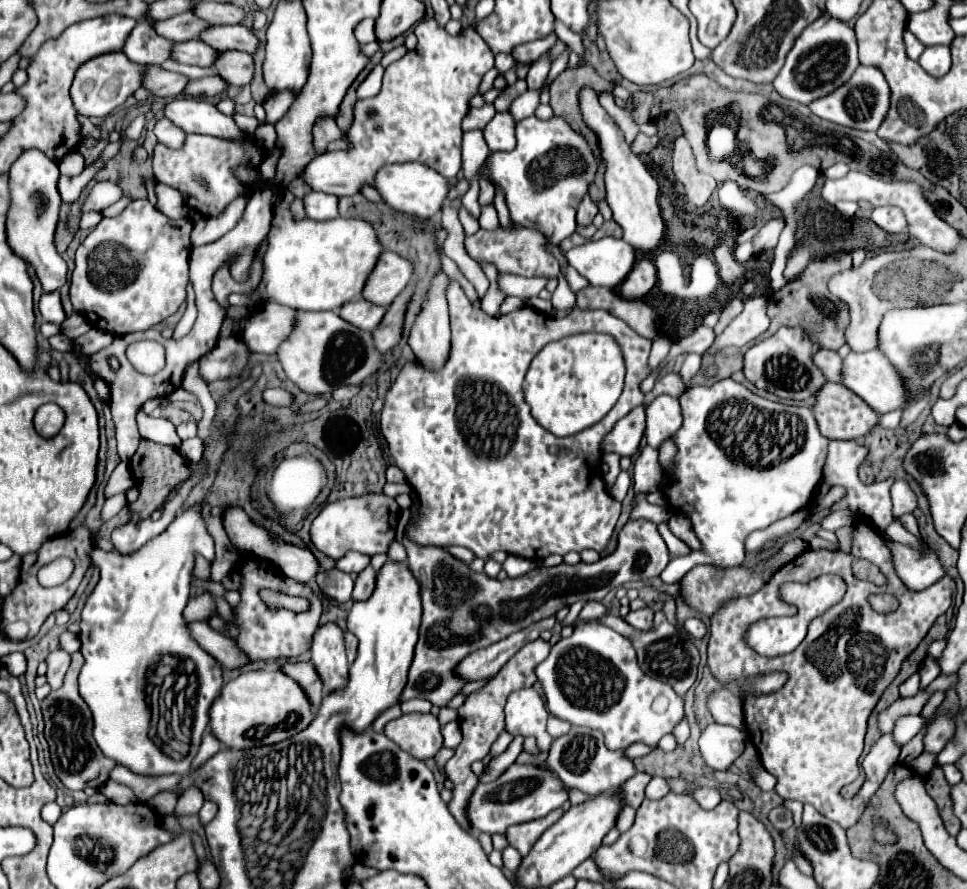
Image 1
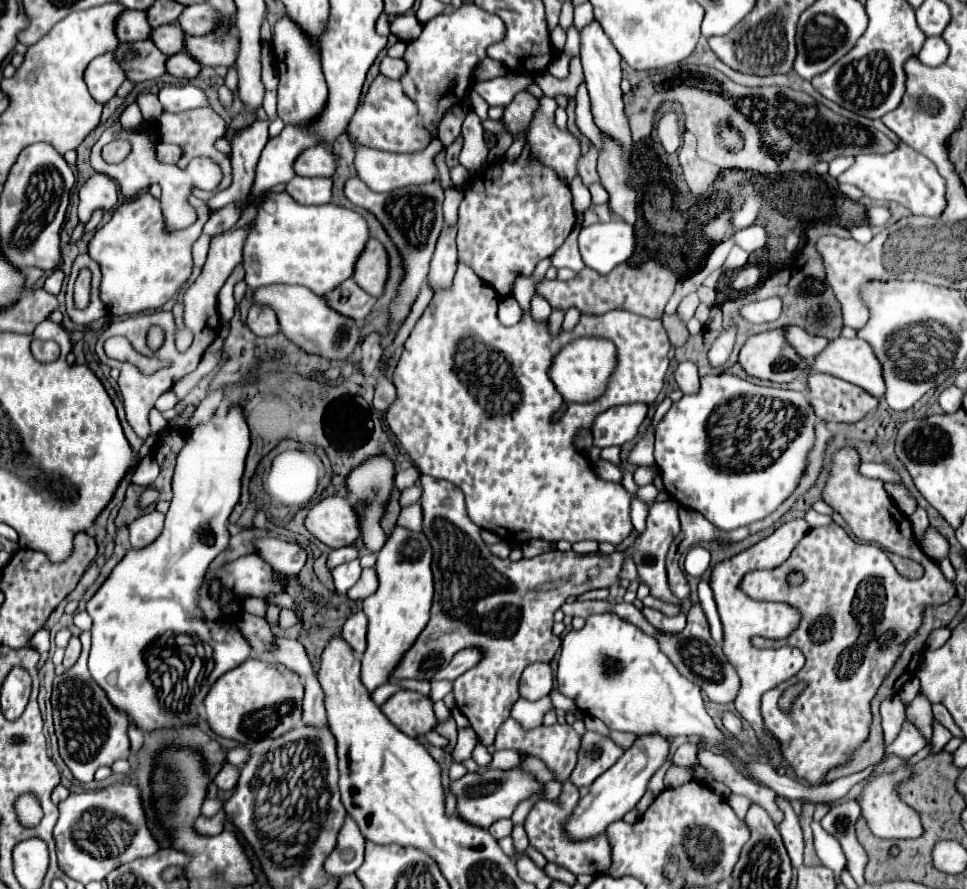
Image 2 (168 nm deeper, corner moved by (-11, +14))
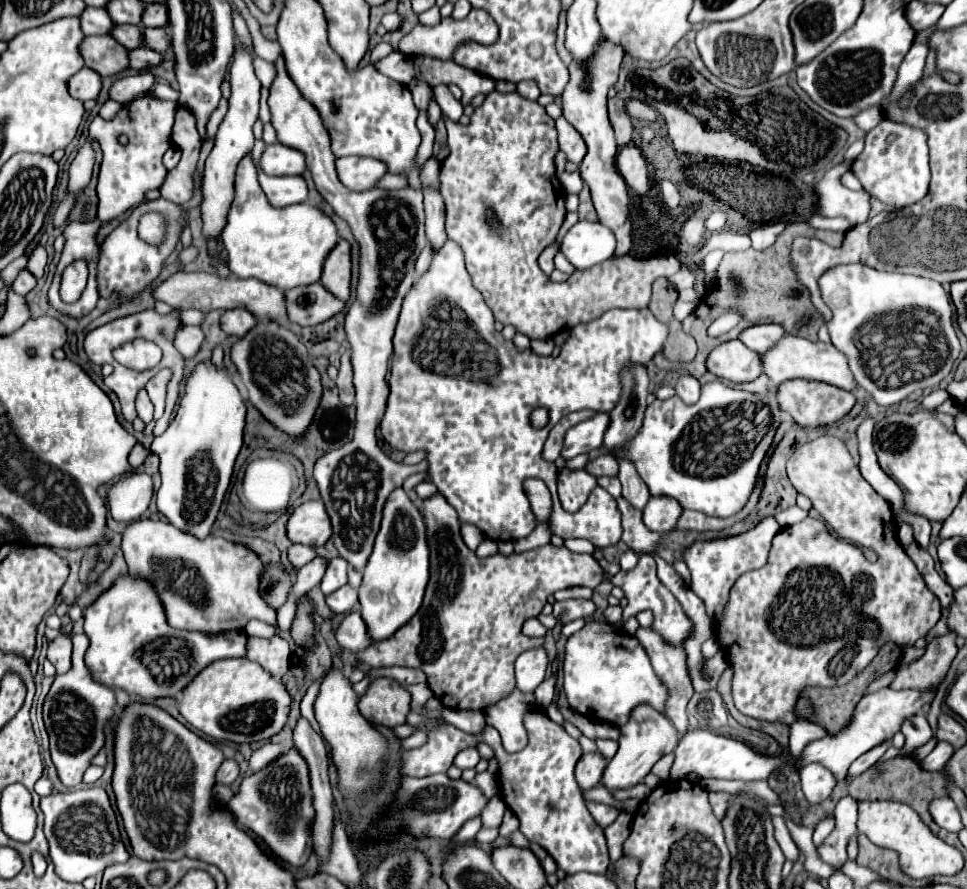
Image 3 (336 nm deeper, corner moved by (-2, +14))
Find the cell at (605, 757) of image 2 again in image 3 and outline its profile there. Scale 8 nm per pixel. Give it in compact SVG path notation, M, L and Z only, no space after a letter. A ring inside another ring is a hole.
M585 752L575 768L575 780L579 788L593 788L599 784L599 778L607 766L607 758L599 752Z

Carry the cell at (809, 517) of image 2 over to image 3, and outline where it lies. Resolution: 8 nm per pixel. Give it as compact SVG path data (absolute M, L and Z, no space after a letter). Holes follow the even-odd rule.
M791 506L791 508L783 510L783 512L779 512L775 518L777 518L777 520L781 522L781 526L785 528L785 526L791 526L791 524L797 524L797 522L805 520L805 518L807 518L807 512L801 510L799 506Z

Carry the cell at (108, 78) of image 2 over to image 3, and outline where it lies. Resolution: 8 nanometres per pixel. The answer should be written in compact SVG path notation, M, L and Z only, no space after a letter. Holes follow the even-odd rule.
M81 68L71 80L69 80L69 92L73 98L87 102L99 96L101 92L101 76L95 74L91 68Z

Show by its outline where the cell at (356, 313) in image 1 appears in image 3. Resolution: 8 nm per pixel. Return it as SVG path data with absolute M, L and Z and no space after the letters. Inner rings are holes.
M321 282L303 288L299 286L285 294L287 314L291 314L291 322L299 326L317 326L345 308L345 302L333 296Z

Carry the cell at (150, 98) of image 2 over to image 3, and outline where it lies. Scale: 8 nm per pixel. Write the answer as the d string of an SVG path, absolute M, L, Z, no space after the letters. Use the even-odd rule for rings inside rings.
M135 74L135 76L125 76L121 80L117 80L111 90L109 96L111 100L117 100L121 104L135 100L137 96L145 94L149 90L149 86L155 82L153 74Z

